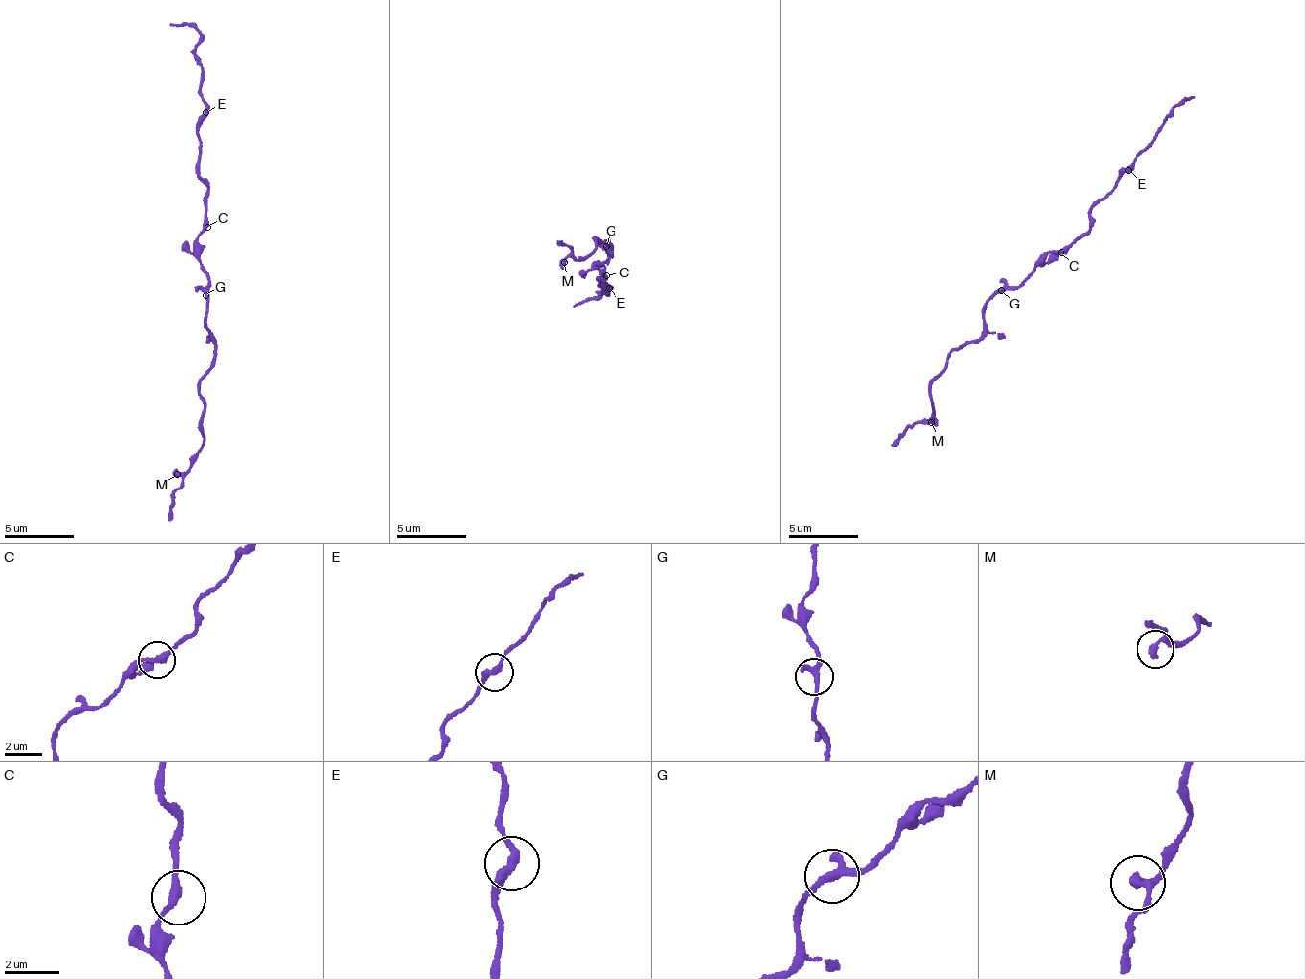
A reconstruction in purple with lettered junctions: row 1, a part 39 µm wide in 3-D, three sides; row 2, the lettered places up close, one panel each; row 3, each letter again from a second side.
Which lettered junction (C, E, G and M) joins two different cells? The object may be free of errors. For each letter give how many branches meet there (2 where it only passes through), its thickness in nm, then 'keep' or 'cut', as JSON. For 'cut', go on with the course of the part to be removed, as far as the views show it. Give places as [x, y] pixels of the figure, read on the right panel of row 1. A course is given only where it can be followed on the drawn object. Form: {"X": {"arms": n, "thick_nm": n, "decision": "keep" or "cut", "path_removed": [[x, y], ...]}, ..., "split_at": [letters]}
{"C": {"arms": 2, "thick_nm": 280, "decision": "keep"}, "E": {"arms": 2, "thick_nm": 320, "decision": "keep"}, "G": {"arms": 2, "thick_nm": 300, "decision": "keep"}, "M": {"arms": 2, "thick_nm": 280, "decision": "keep"}, "split_at": []}

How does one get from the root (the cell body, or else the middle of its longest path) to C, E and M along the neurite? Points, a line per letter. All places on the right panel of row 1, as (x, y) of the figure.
C: (1029, 273), (1051, 254), (1061, 252)
E: (1029, 273), (1051, 254), (1061, 253), (1088, 231), (1090, 209), (1114, 187), (1118, 175), (1127, 169)
M: (1029, 273), (987, 303), (982, 334), (949, 354), (942, 374), (931, 382), (932, 418), (926, 420), (931, 422)

